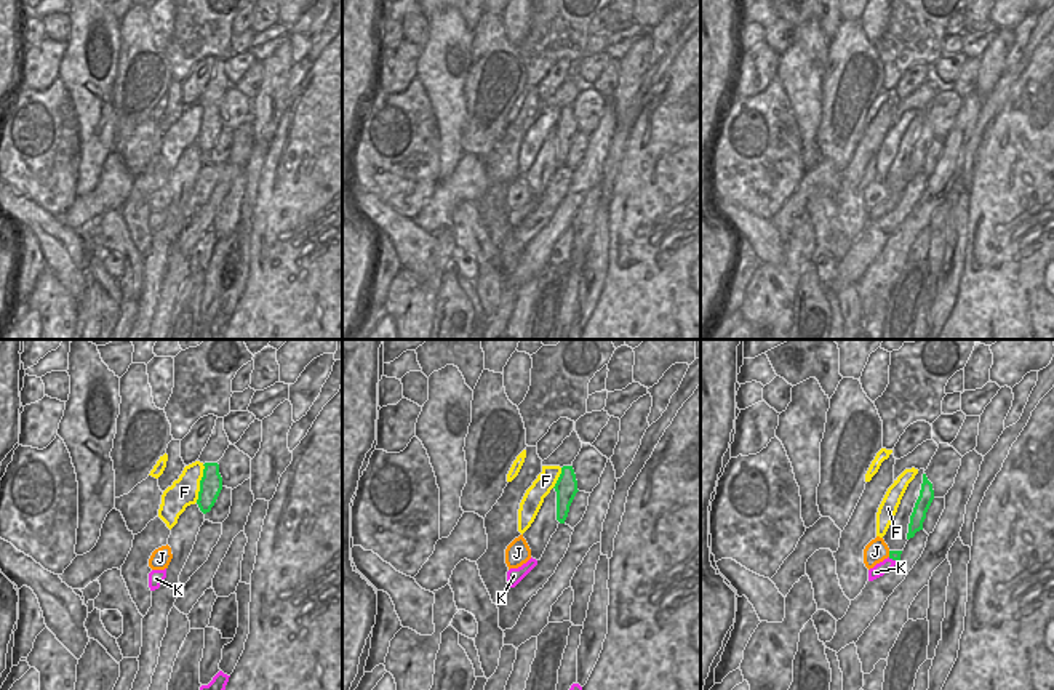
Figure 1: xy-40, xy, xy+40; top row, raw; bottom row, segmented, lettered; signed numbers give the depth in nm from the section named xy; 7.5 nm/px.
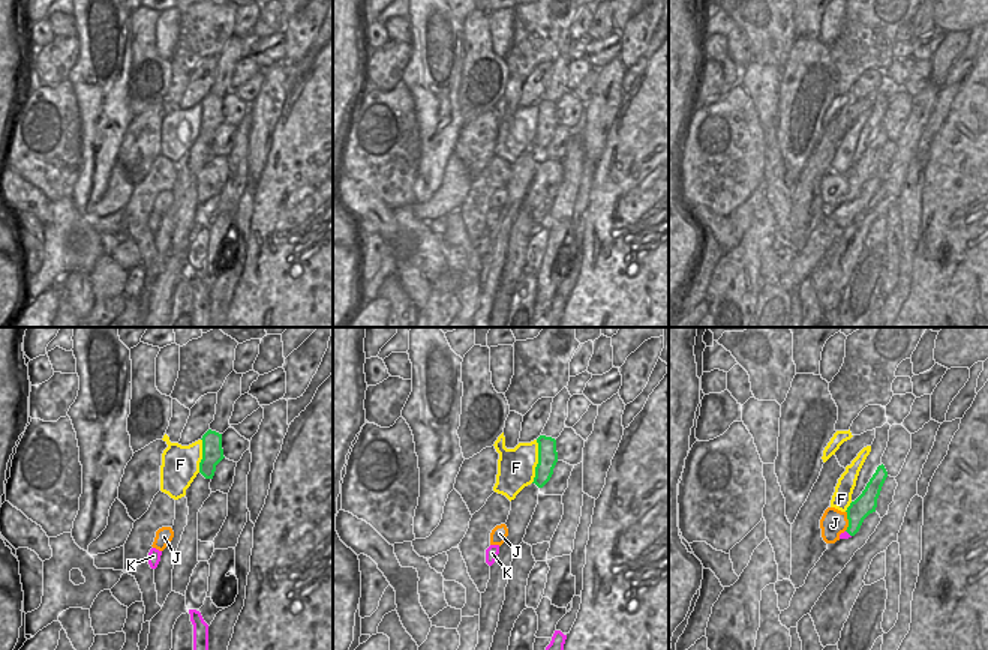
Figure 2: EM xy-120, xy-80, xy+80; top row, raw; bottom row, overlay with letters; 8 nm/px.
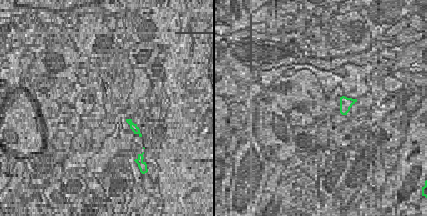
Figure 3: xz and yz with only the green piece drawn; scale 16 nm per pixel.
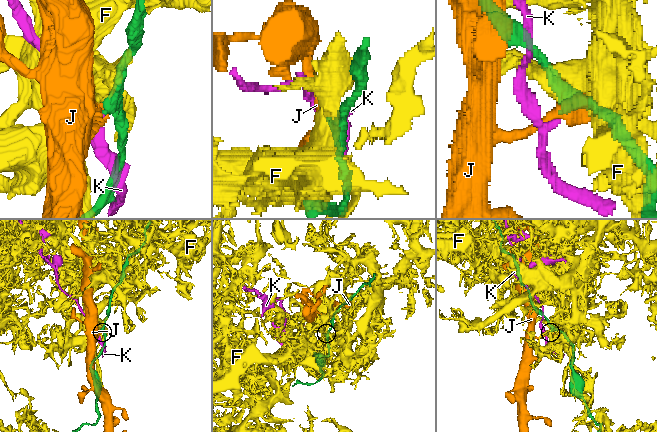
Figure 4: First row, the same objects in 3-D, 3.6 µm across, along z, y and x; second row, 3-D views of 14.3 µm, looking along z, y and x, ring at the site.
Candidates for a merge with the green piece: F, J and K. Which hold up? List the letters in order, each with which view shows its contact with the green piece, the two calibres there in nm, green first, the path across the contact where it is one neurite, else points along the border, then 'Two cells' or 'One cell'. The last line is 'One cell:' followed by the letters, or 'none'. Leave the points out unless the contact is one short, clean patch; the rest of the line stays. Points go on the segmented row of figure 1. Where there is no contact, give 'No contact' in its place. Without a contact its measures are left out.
F: Touches green in xy-40. Thickness 170 nm (green) against 220 nm. Two cells
J: Touches green in xy+40. Thickness 70 nm (green) against 170 nm. Two cells
K: Touches green in xy+40. Thickness 70 nm (green) against 100 nm. Boundary: xy+40 (888, 557), (896, 562). Two cells
One cell: none.

